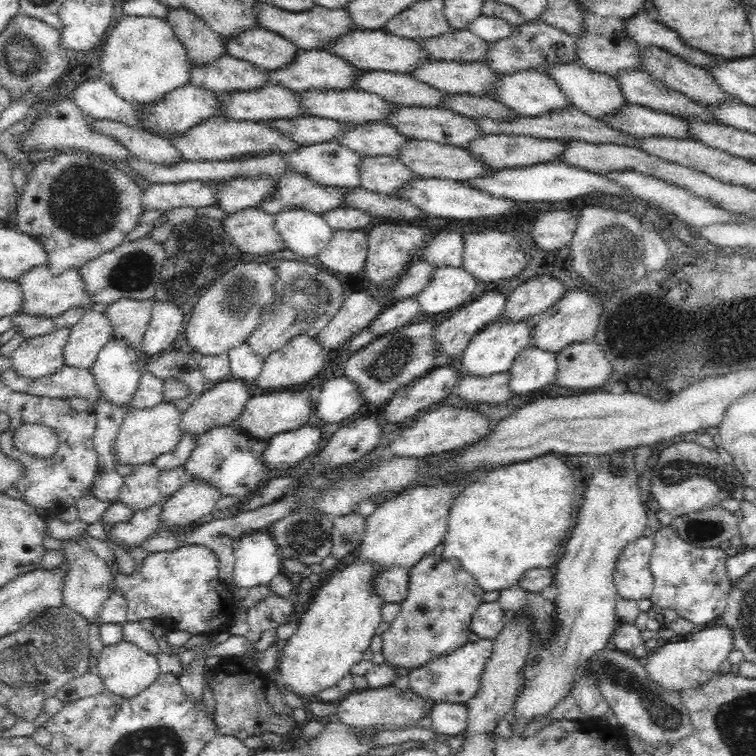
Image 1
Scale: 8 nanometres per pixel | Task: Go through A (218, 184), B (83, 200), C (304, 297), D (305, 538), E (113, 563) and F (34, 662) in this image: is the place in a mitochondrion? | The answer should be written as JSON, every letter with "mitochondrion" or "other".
{"A":"other","B":"mitochondrion","C":"mitochondrion","D":"mitochondrion","E":"other","F":"mitochondrion"}

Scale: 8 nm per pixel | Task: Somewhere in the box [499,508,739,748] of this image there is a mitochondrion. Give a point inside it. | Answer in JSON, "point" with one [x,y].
{"point":[659,712]}

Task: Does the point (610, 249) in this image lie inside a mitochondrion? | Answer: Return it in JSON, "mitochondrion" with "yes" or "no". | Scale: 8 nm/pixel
{"mitochondrion":"yes"}

